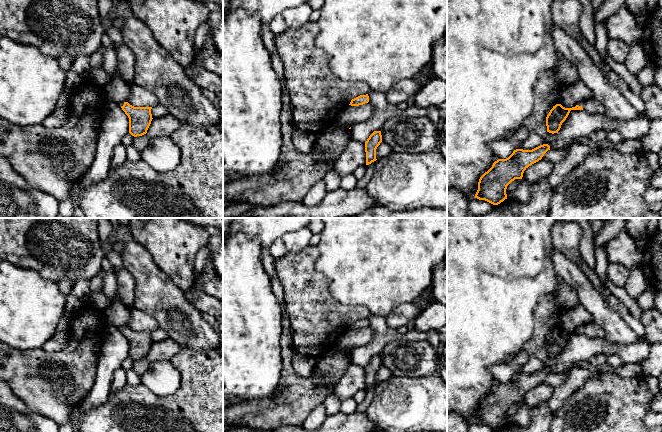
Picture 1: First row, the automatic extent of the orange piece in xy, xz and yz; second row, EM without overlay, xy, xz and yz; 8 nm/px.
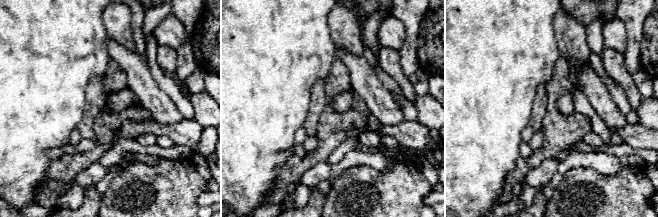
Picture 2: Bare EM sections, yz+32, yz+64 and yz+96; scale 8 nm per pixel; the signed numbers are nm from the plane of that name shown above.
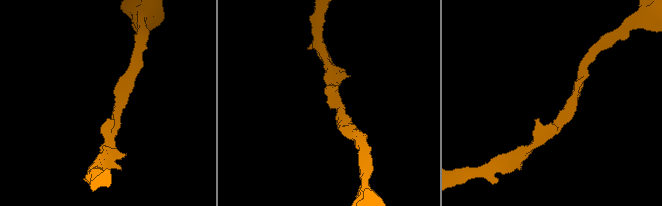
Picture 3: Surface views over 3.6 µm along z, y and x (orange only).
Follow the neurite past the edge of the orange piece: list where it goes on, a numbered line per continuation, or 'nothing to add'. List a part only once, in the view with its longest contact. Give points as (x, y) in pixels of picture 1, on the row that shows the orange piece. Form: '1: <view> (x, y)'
1: yz (591, 105)

